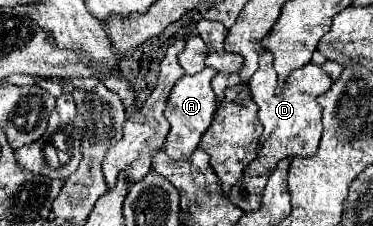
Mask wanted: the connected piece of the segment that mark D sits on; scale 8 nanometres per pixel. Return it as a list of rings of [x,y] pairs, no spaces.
[[[263,51],[259,57],[259,69],[249,79],[249,87],[253,93],[253,101],[259,105],[259,121],[263,123],[263,135],[259,139],[257,157],[245,169],[247,177],[271,175],[277,163],[285,157],[311,157],[317,151],[321,139],[321,107],[317,103],[317,95],[325,93],[333,81],[325,73],[321,65],[307,63],[301,69],[289,73],[287,81],[273,81],[273,55]]]

